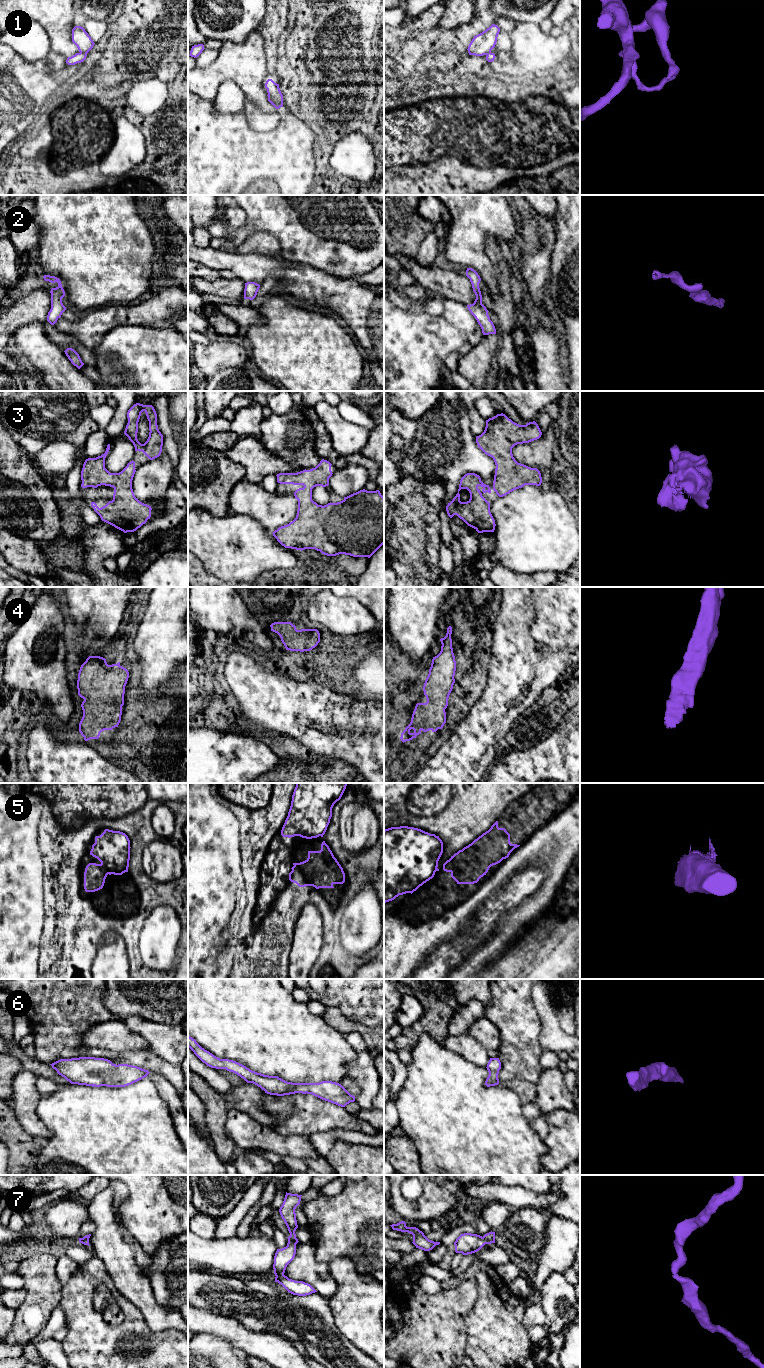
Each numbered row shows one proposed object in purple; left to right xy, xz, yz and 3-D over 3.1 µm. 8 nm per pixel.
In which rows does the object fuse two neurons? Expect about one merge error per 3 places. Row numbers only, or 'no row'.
1, 5

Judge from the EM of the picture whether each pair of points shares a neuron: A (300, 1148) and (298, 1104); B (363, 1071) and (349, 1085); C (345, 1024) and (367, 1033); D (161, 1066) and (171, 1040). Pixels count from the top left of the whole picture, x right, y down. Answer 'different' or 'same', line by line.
A: different
B: different
C: same
D: different

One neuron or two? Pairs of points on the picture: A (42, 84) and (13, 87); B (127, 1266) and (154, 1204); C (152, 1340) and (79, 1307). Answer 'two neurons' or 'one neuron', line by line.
A: one neuron
B: two neurons
C: one neuron

